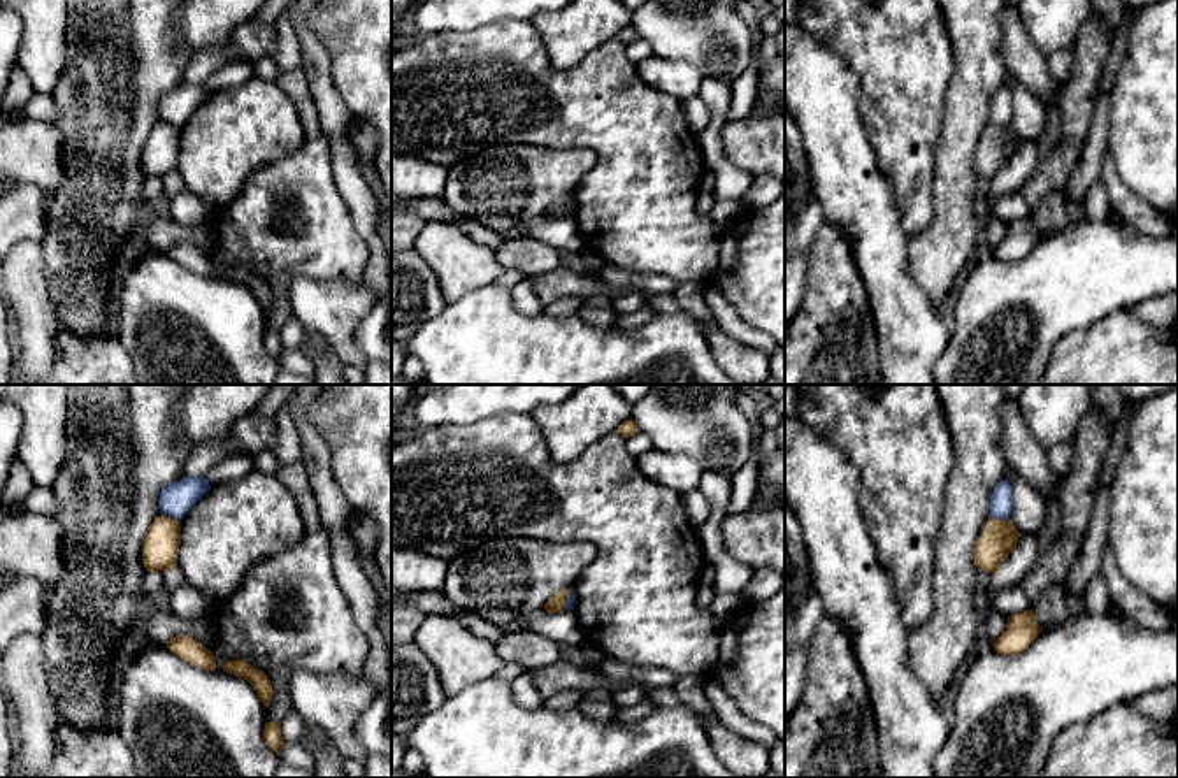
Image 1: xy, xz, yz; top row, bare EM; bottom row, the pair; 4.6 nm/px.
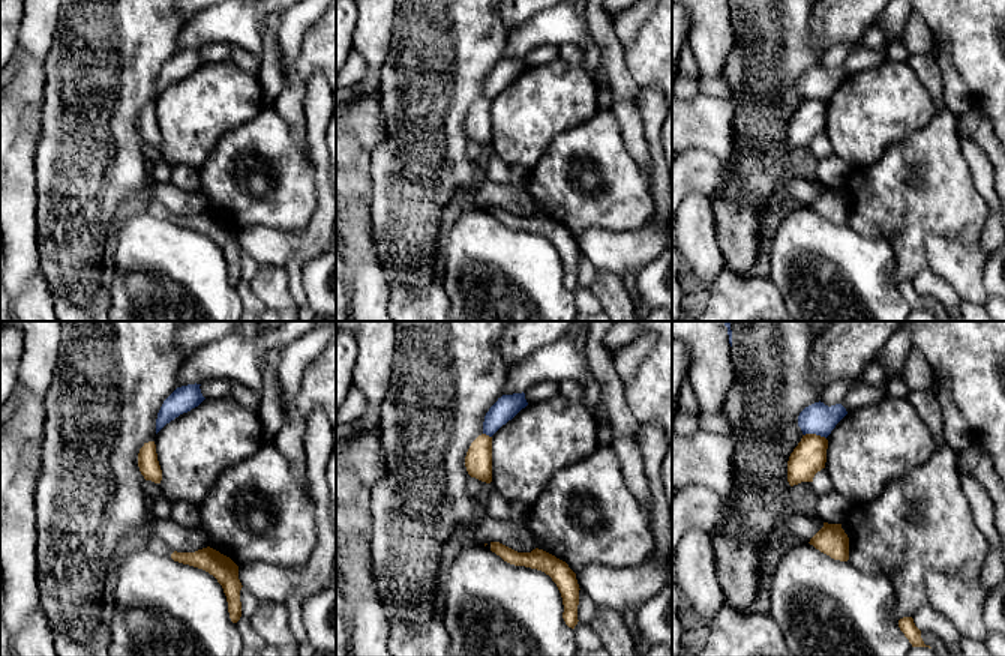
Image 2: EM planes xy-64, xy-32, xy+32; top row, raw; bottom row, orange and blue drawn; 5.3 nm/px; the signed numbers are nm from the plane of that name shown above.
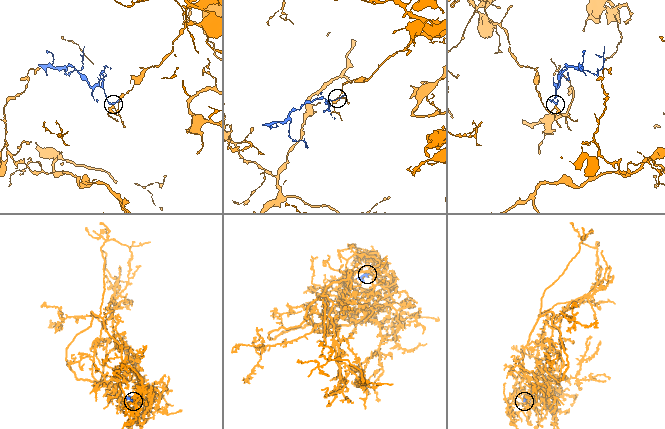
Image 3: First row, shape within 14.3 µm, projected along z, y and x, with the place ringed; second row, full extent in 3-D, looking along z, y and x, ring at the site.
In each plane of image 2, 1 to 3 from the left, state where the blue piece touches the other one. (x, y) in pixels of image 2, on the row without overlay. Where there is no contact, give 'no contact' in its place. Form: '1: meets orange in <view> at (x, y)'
1: no contact
2: meets orange in xy-32 at (488, 99)
3: meets orange in xy+32 at (815, 98)

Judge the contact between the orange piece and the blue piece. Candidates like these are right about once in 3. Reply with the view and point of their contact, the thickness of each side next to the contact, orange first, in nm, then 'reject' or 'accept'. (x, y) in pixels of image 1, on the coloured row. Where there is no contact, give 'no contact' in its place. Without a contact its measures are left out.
xy (169, 517) | 160/150 nm | reject

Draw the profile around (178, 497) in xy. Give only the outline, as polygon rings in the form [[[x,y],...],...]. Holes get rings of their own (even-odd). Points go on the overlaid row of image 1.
[[[183,478],[160,492],[160,513],[177,522],[207,493],[205,478]]]

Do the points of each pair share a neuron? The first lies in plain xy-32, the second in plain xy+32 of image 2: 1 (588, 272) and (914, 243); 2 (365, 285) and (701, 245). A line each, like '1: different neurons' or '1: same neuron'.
1: different neurons
2: same neuron

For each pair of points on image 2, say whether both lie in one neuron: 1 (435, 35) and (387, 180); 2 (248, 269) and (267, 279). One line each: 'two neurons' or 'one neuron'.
1: one neuron
2: two neurons

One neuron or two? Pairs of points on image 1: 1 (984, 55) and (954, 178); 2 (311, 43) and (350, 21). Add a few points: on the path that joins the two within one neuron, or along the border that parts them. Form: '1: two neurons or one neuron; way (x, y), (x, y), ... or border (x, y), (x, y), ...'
1: one neuron; way (973, 85), (955, 148)
2: two neurons; border (301, 18), (329, 53), (330, 79)

